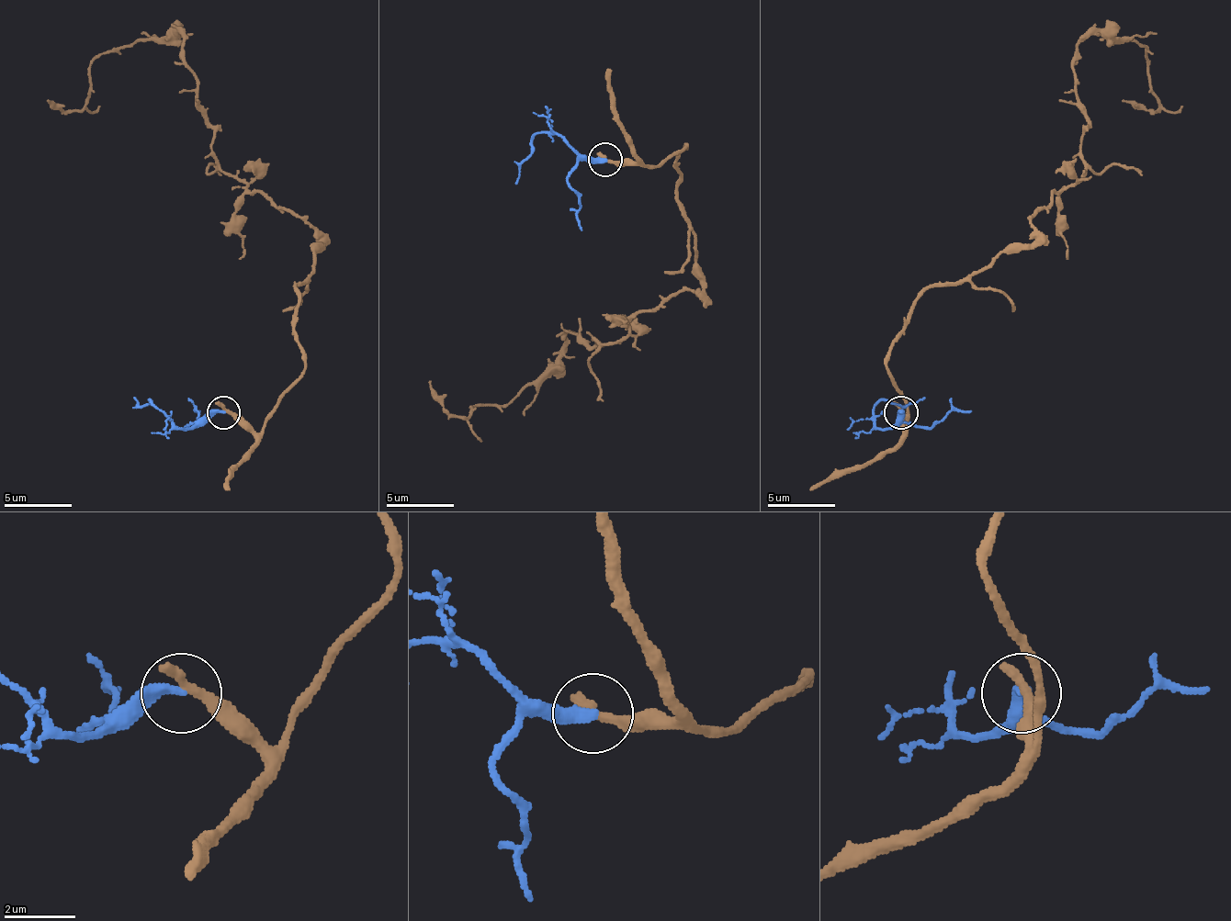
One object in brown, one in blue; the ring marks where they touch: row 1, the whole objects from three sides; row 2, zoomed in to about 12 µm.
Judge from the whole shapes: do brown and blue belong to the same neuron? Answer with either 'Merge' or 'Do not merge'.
Do not merge

